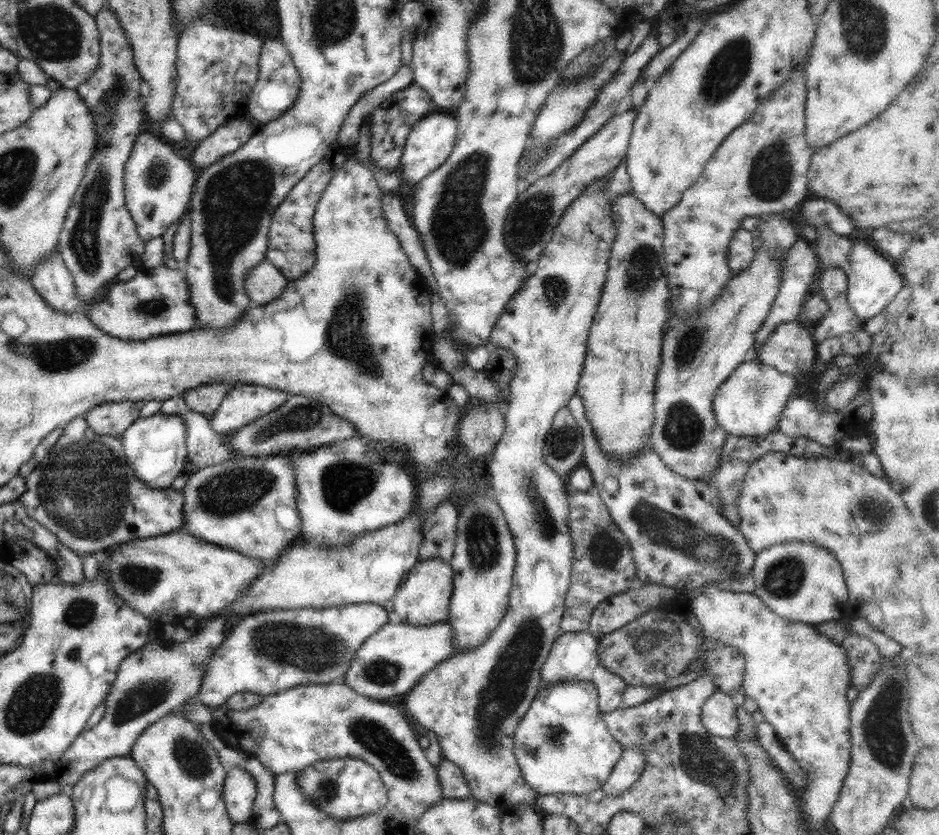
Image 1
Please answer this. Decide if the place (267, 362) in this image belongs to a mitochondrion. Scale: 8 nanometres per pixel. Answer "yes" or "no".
no

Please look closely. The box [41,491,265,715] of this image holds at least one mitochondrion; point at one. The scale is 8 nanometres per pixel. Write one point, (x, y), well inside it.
(139, 580)

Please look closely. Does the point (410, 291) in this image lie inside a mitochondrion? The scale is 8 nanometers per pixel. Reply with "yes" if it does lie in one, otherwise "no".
no

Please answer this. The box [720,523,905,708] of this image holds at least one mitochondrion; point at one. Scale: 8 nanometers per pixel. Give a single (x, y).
(783, 579)

